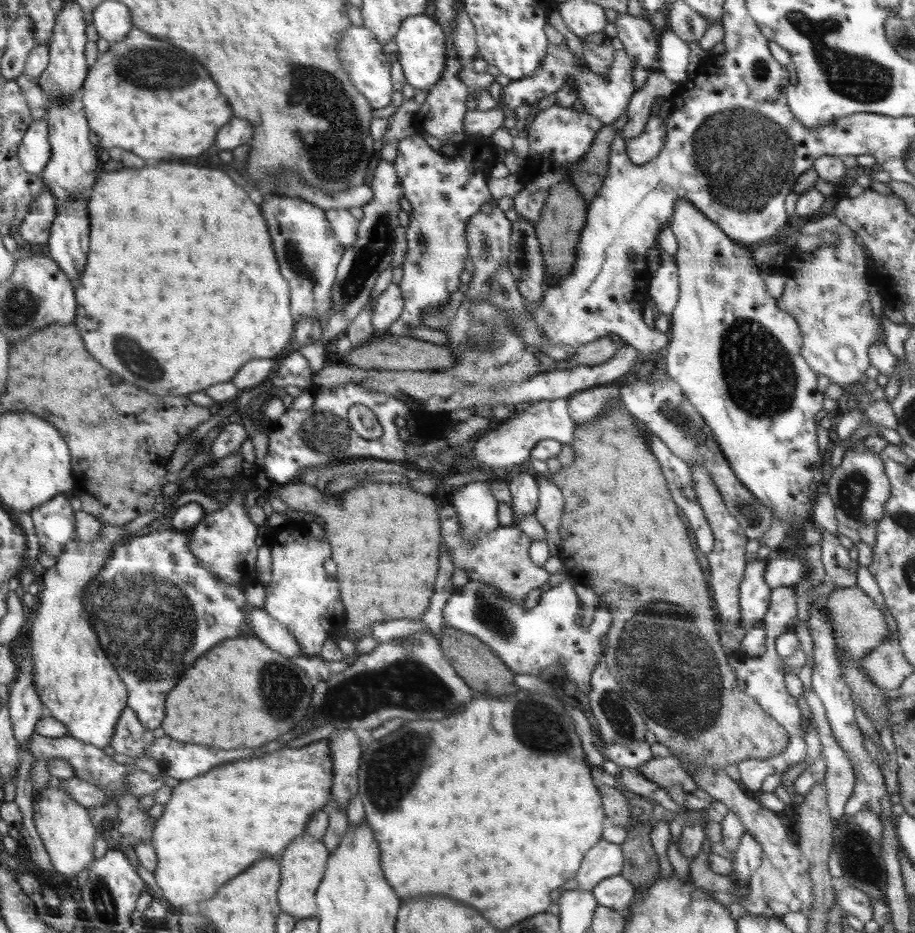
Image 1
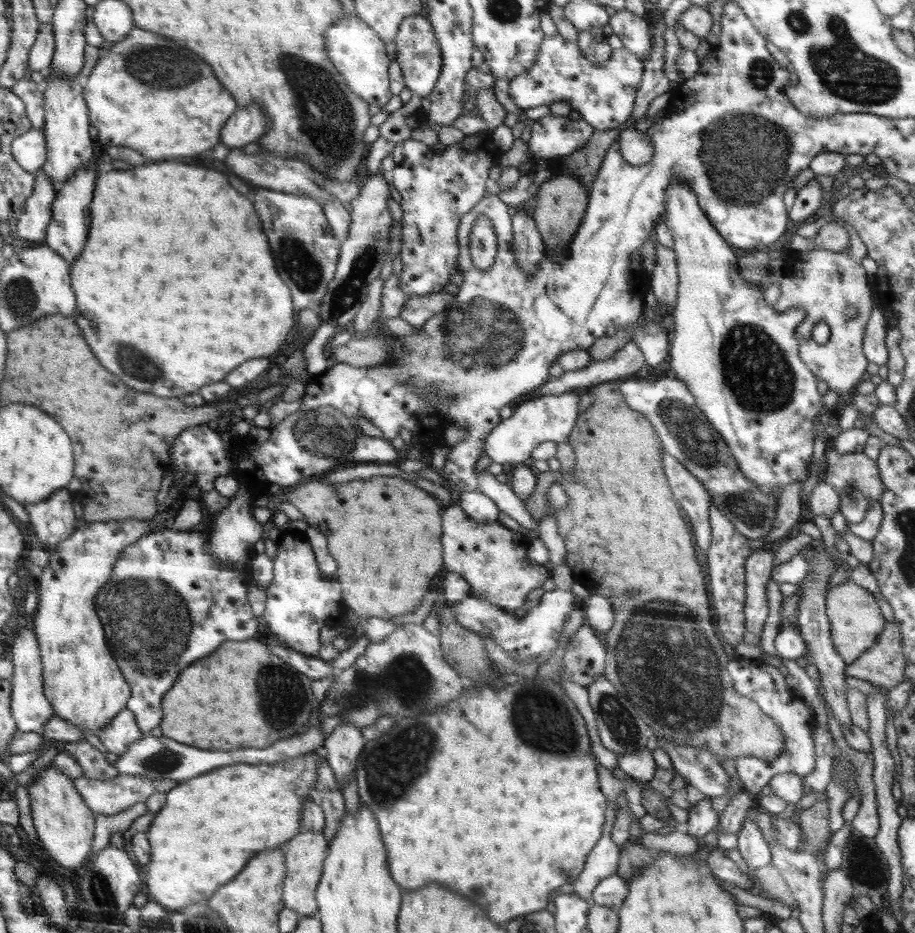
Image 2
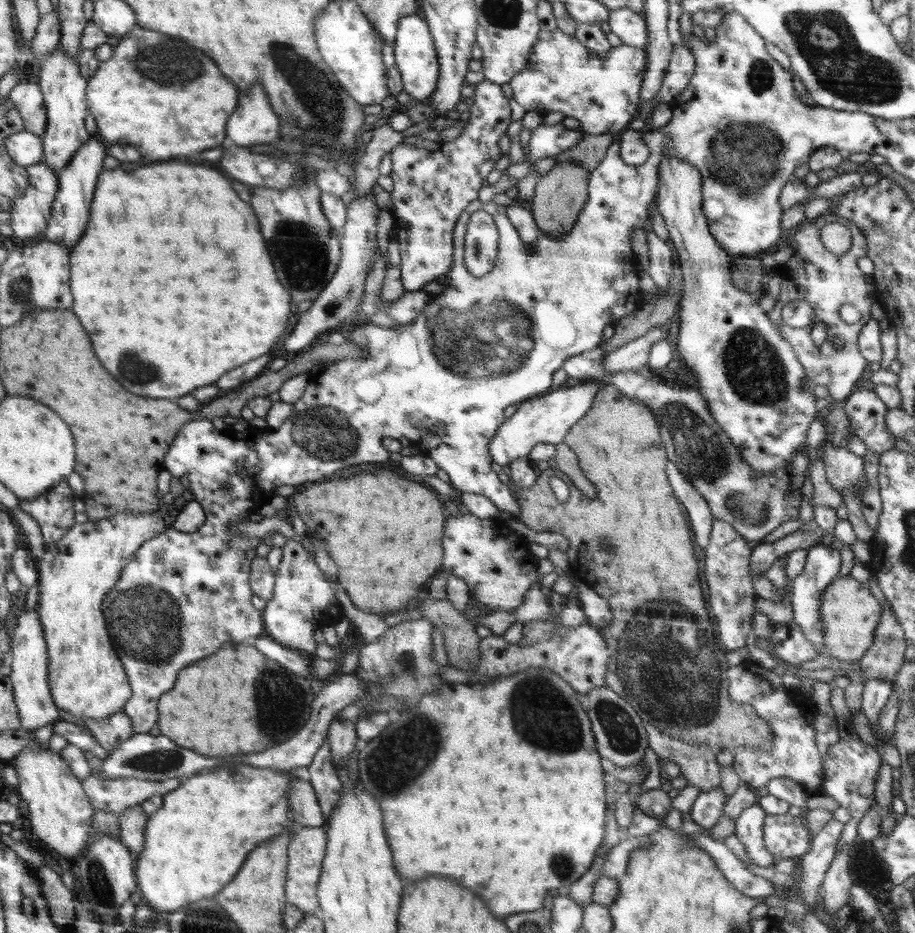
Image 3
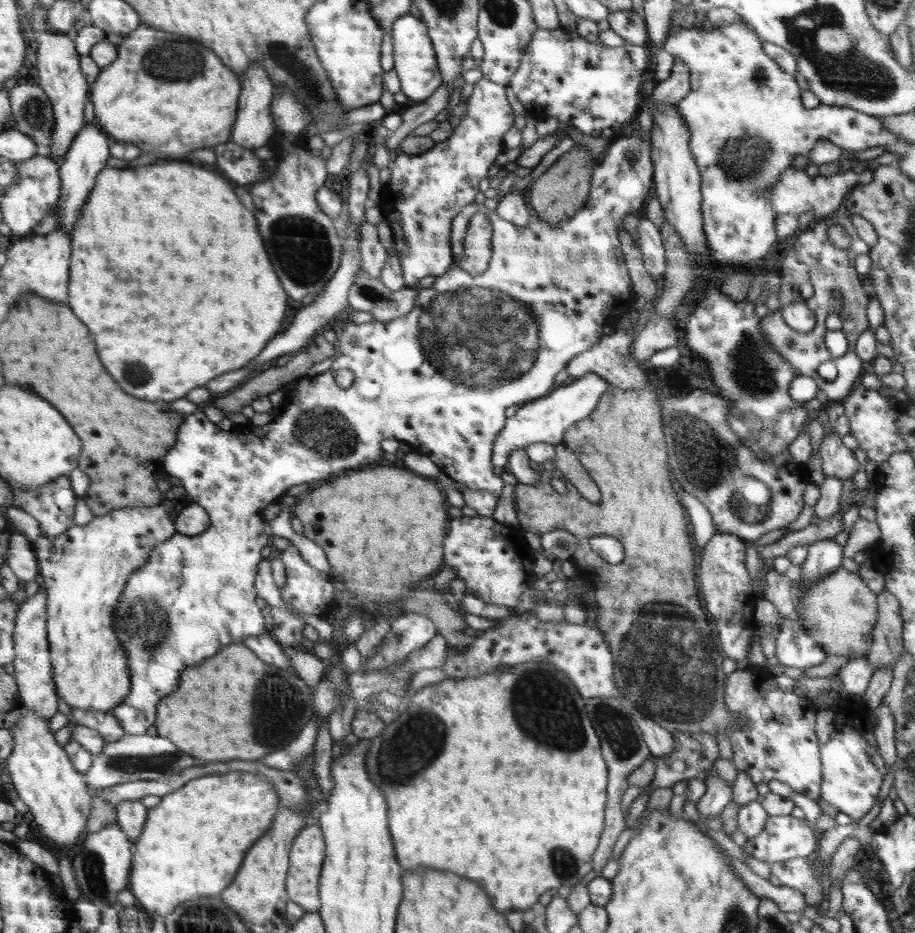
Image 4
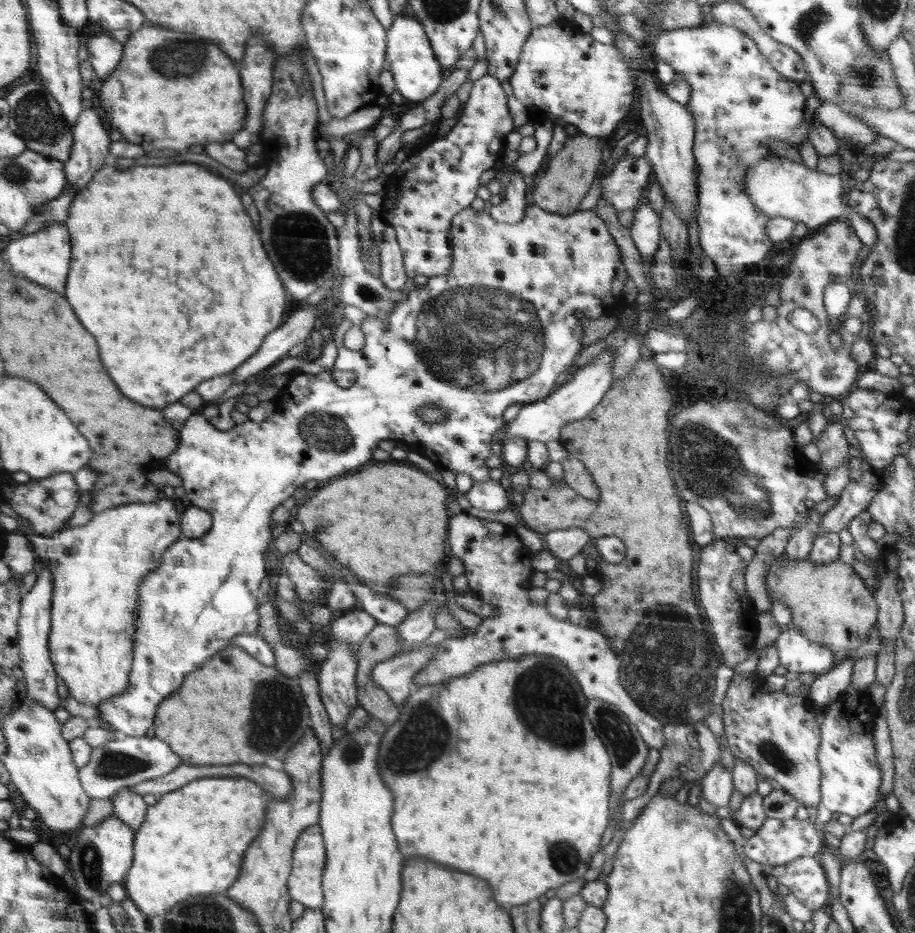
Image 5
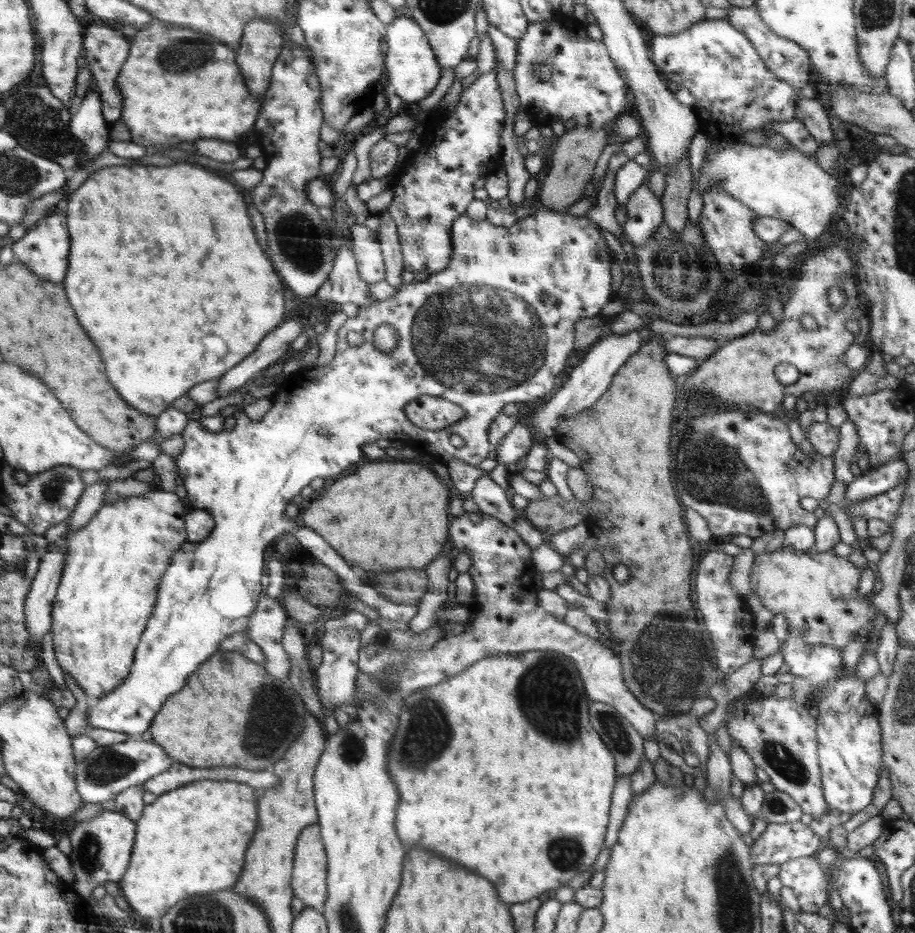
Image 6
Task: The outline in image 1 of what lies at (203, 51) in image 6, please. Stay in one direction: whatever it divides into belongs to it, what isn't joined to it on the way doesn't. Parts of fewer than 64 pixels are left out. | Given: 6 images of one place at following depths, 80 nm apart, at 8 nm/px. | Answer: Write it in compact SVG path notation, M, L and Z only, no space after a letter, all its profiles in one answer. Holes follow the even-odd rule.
M136 28L130 30L124 40L110 45L90 66L80 92L83 112L86 113L88 124L91 124L92 132L98 136L101 148L118 146L146 160L170 160L172 154L198 156L214 144L218 128L232 118L232 110L198 60L180 48L152 38Z

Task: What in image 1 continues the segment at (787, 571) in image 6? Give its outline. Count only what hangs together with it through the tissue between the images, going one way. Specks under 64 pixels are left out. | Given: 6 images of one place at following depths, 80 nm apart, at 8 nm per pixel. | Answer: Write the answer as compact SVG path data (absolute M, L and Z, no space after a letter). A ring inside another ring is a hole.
M858 586L834 589L829 594L826 608L834 630L836 650L846 653L853 659L860 660L868 656L874 648L882 645L886 634L889 633L882 610Z

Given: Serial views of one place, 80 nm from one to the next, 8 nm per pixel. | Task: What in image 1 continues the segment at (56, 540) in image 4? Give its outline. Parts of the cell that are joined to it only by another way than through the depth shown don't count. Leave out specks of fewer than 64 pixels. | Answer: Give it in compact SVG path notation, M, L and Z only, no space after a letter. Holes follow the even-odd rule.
M105 524L94 542L82 544L77 537L68 542L63 552L57 556L56 564L42 571L39 582L44 584L44 589L37 596L36 617L30 632L33 683L48 715L66 726L68 737L77 738L101 749L111 744L117 723L128 707L127 688L114 664L106 658L100 646L100 638L96 637L94 624L82 608L82 593L87 584L99 575L100 569L103 569L111 558L114 548L120 546L117 545L118 542L124 540L124 536L128 534L133 535L124 531L124 525Z

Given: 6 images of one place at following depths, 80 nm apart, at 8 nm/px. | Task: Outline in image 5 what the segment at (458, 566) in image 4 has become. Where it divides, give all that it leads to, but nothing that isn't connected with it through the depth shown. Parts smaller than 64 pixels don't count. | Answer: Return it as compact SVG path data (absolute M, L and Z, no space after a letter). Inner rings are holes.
M468 512L458 513L451 518L449 552L450 557L463 562L463 575L469 581L471 593L486 604L496 606L499 613L483 619L476 630L460 639L450 637L438 643L434 658L413 678L414 686L443 683L471 674L489 662L546 654L557 658L571 670L587 700L598 699L615 704L637 727L649 749L659 751L664 748L663 725L642 710L620 684L620 661L603 633L568 620L558 620L544 607L531 605L528 590L533 587L535 571L531 562L534 553L522 543L514 526L480 519Z

